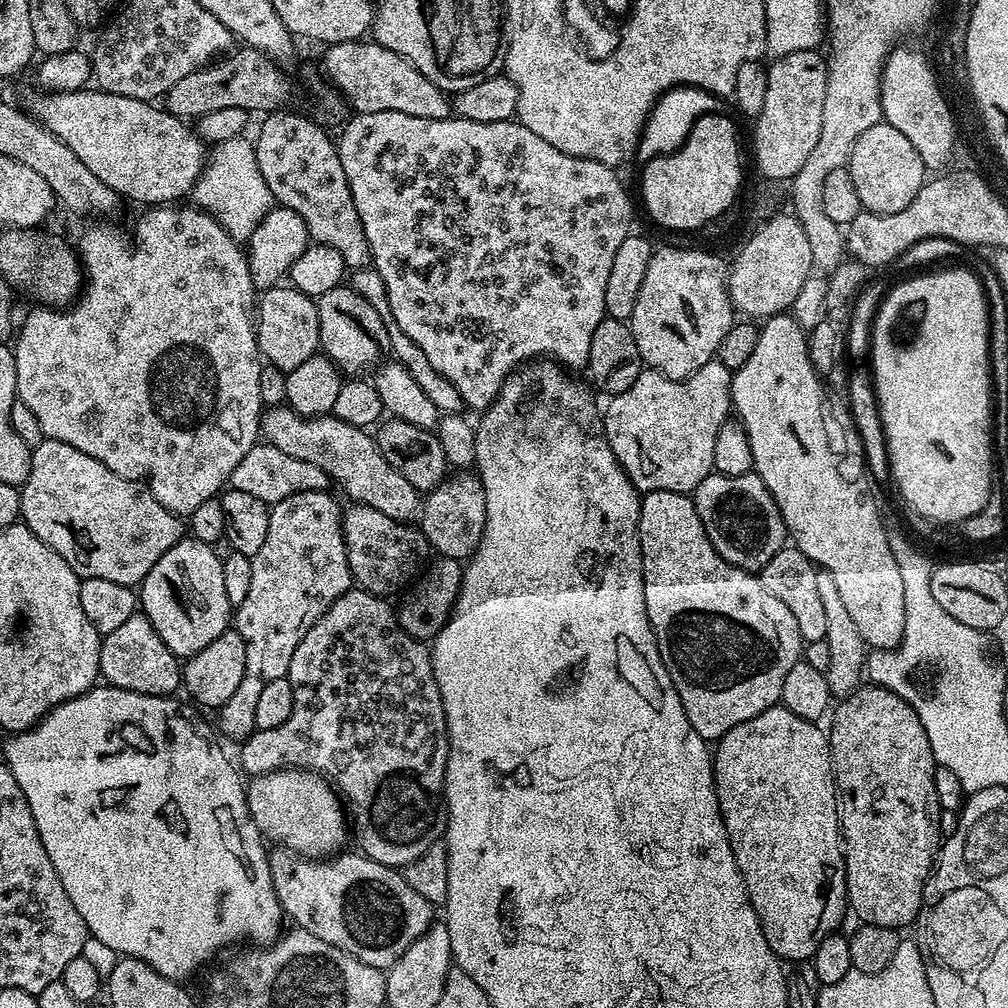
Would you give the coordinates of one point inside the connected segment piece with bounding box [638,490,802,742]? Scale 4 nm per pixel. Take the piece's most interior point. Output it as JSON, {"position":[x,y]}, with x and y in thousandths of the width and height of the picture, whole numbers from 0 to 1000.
{"position":[721,638]}

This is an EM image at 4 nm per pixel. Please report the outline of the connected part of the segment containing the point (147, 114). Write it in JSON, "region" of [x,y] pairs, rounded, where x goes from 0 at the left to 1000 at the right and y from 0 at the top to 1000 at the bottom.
{"region":[[[91,85],[77,91],[41,90],[39,94],[40,95],[34,96],[29,103],[26,103],[27,110],[35,115],[37,121],[46,129],[50,129],[62,141],[65,141],[65,145],[69,145],[69,149],[73,149],[73,153],[77,153],[77,157],[81,157],[83,164],[85,164],[100,181],[105,181],[105,185],[109,185],[109,188],[116,190],[124,199],[132,198],[135,202],[143,202],[139,204],[167,204],[172,200],[182,199],[179,197],[181,197],[182,194],[186,195],[188,191],[189,191],[190,187],[194,183],[194,178],[200,173],[204,162],[203,141],[195,135],[194,131],[191,130],[180,116],[169,113],[167,108],[162,105],[156,105],[154,102],[146,99],[138,99],[137,97],[122,96],[120,93],[102,91]]]}

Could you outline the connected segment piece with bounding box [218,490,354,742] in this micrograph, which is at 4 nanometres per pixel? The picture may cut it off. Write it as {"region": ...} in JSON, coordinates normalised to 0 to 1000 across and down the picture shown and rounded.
{"region":[[[328,487],[320,488],[297,488],[296,490],[288,490],[288,494],[280,494],[280,498],[269,501],[266,505],[268,510],[268,526],[264,526],[264,538],[260,538],[260,546],[256,546],[256,550],[250,553],[250,564],[252,570],[248,573],[248,585],[244,589],[244,593],[232,603],[232,625],[240,633],[240,637],[244,637],[244,669],[240,669],[240,677],[236,677],[236,685],[232,685],[232,689],[223,696],[216,704],[218,710],[218,722],[233,736],[241,736],[245,730],[250,729],[254,725],[254,717],[252,716],[252,707],[254,707],[256,691],[260,689],[260,685],[267,679],[272,677],[272,673],[280,673],[286,670],[286,662],[288,661],[288,653],[292,653],[292,645],[296,645],[296,637],[300,637],[300,633],[304,633],[304,625],[308,625],[308,621],[312,621],[312,617],[315,617],[315,613],[327,602],[339,589],[343,589],[346,583],[350,582],[351,576],[349,566],[347,565],[347,558],[345,557],[345,547],[343,546],[343,538],[341,537],[341,517],[339,515],[338,501],[333,501],[333,496],[328,492]]]}

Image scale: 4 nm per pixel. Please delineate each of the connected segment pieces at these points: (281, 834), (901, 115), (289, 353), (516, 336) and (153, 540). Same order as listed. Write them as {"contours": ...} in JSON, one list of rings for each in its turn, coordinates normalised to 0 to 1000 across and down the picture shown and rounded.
{"contours":[[[[278,762],[275,766],[249,771],[245,775],[244,785],[248,812],[263,834],[286,841],[297,847],[299,851],[325,851],[342,840],[341,832],[346,832],[347,829],[342,799],[333,783],[314,766],[308,766],[301,762]]],[[[886,47],[881,53],[873,74],[876,122],[887,125],[887,129],[899,133],[899,137],[907,141],[907,149],[911,149],[918,168],[936,168],[944,159],[945,148],[950,143],[949,123],[938,105],[940,98],[931,78],[930,68],[911,49],[893,47]]],[[[275,284],[261,287],[252,307],[252,320],[254,341],[258,345],[259,354],[280,369],[285,370],[300,363],[304,355],[318,348],[314,299],[294,285]]],[[[391,109],[382,111],[355,111],[335,137],[339,167],[350,193],[359,228],[363,232],[369,253],[368,265],[383,282],[383,292],[392,318],[403,335],[423,351],[427,363],[435,367],[458,391],[465,406],[479,407],[488,402],[488,396],[500,381],[500,376],[517,361],[533,355],[547,355],[561,366],[582,366],[585,339],[593,319],[601,315],[601,280],[605,277],[605,263],[613,244],[628,229],[627,198],[614,179],[612,168],[592,159],[579,159],[575,155],[563,155],[554,145],[534,137],[530,129],[522,129],[511,118],[498,121],[470,121],[445,117],[411,117],[411,113],[399,113]]],[[[44,436],[37,444],[32,445],[30,474],[20,484],[20,510],[23,519],[46,542],[55,548],[71,563],[80,573],[106,573],[108,577],[117,577],[128,581],[137,581],[149,569],[153,558],[169,546],[185,531],[185,520],[175,512],[153,490],[147,488],[142,479],[126,476],[113,466],[101,462],[97,454],[65,442],[65,438]]]]}

